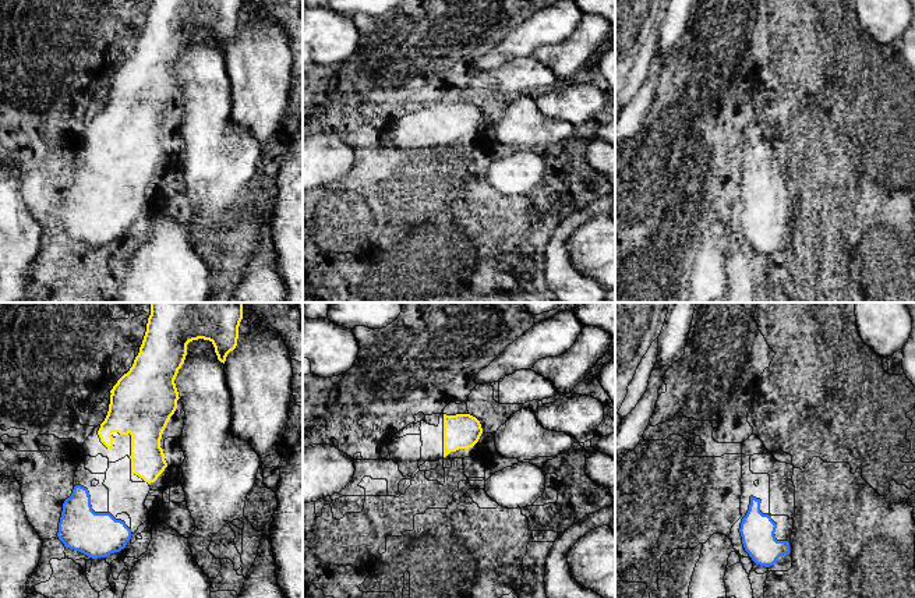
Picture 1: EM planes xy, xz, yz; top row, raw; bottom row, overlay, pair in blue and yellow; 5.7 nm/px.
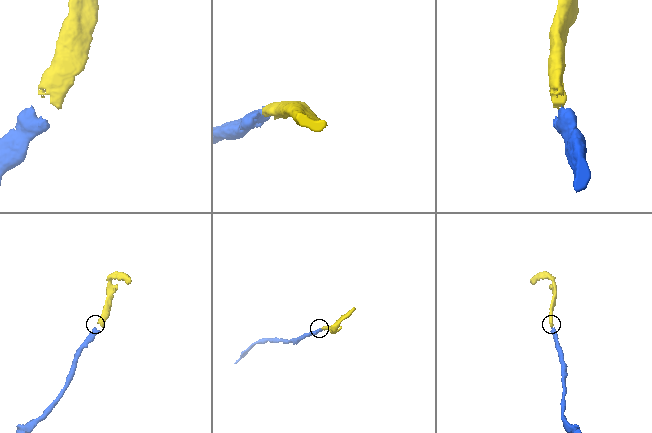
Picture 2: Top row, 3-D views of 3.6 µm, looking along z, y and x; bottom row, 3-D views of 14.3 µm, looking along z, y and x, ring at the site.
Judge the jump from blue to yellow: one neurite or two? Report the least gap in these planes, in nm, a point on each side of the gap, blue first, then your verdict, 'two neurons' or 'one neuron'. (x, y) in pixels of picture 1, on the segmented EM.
gap 260 nm; span xy (85, 488), (108, 448); one neuron

